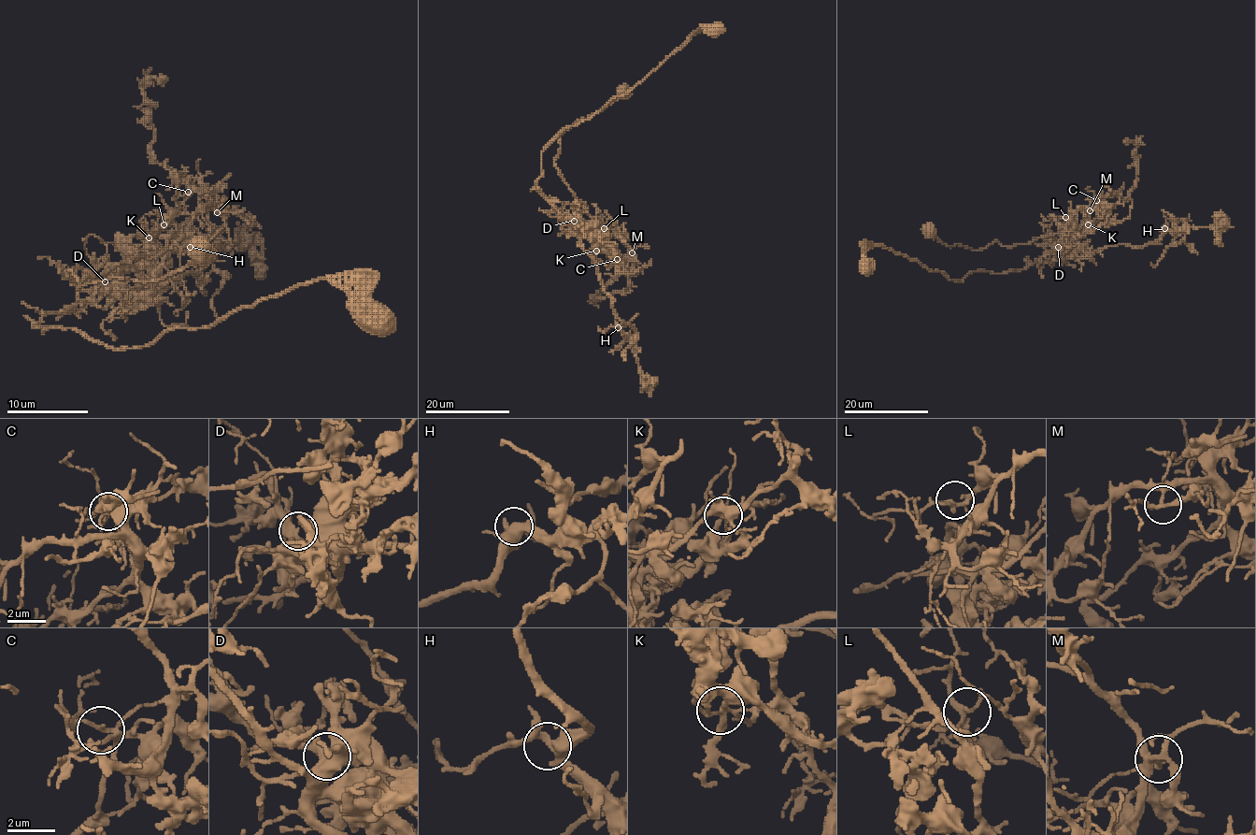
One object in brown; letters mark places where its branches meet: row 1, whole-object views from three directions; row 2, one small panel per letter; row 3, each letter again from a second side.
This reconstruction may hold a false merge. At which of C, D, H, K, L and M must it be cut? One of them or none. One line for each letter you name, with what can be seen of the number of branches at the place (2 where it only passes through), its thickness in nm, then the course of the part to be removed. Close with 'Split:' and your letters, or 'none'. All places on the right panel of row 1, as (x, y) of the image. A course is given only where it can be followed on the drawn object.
K: 5 | 200 nm | (1087, 224), (1027, 243), (1006, 247), (994, 241), (973, 251), (946, 245), (922, 227)
Split: K

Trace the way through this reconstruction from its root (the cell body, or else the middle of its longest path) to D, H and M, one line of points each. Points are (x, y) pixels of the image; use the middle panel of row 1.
D: (714, 29), (701, 26), (625, 93), (565, 127), (544, 150), (536, 186), (563, 220), (574, 221)
H: (714, 29), (701, 26), (542, 152), (536, 186), (595, 264), (625, 323), (618, 327)
M: (714, 29), (701, 26), (542, 152), (536, 186), (558, 213), (617, 237), (632, 252)

